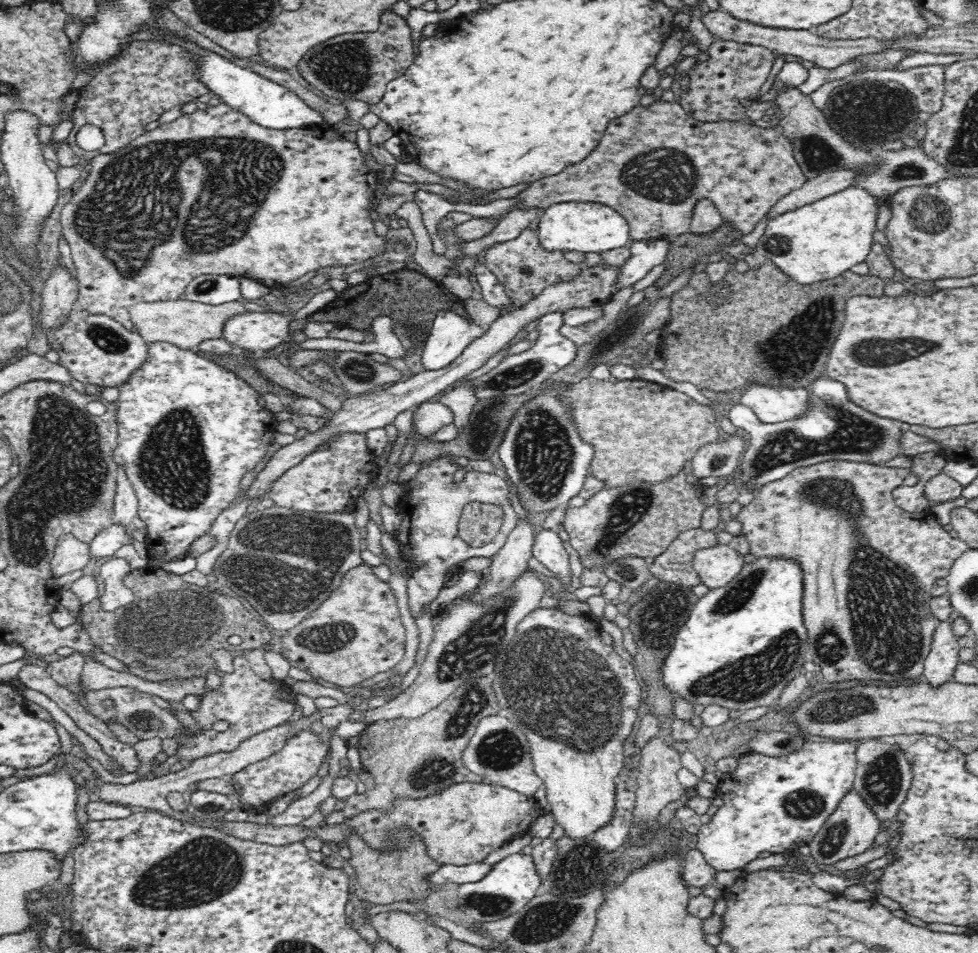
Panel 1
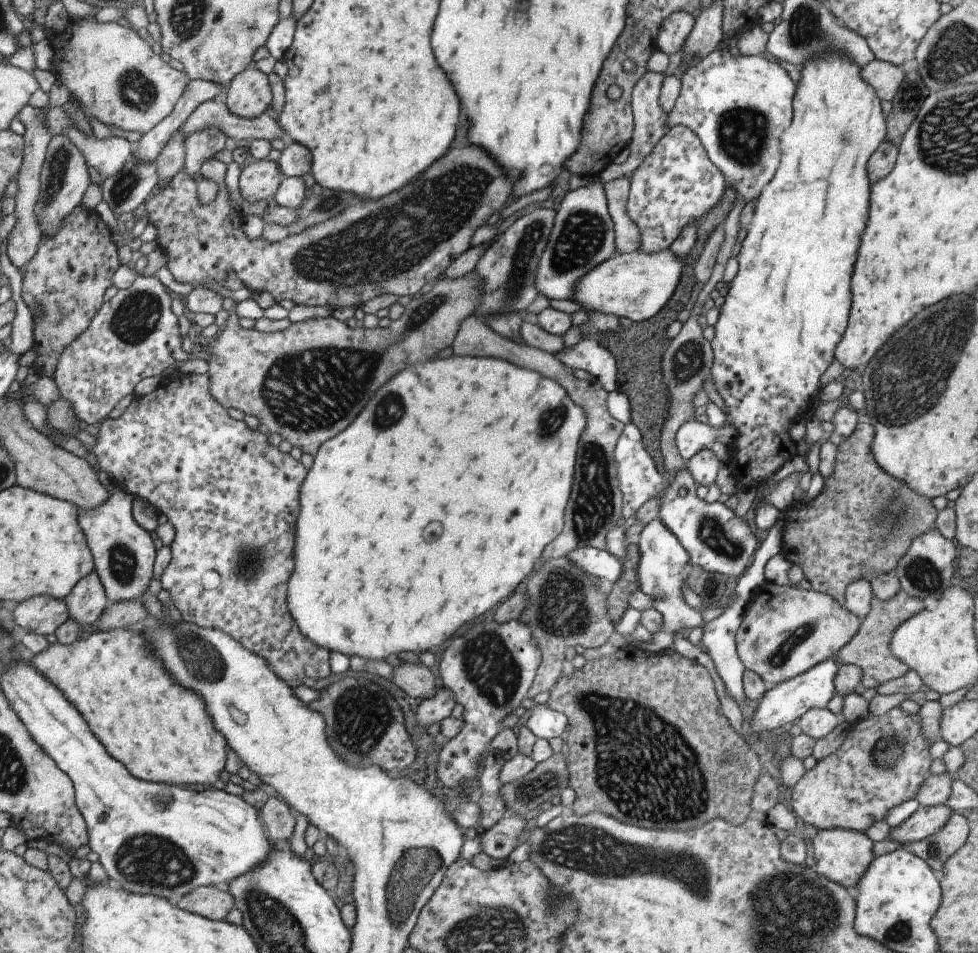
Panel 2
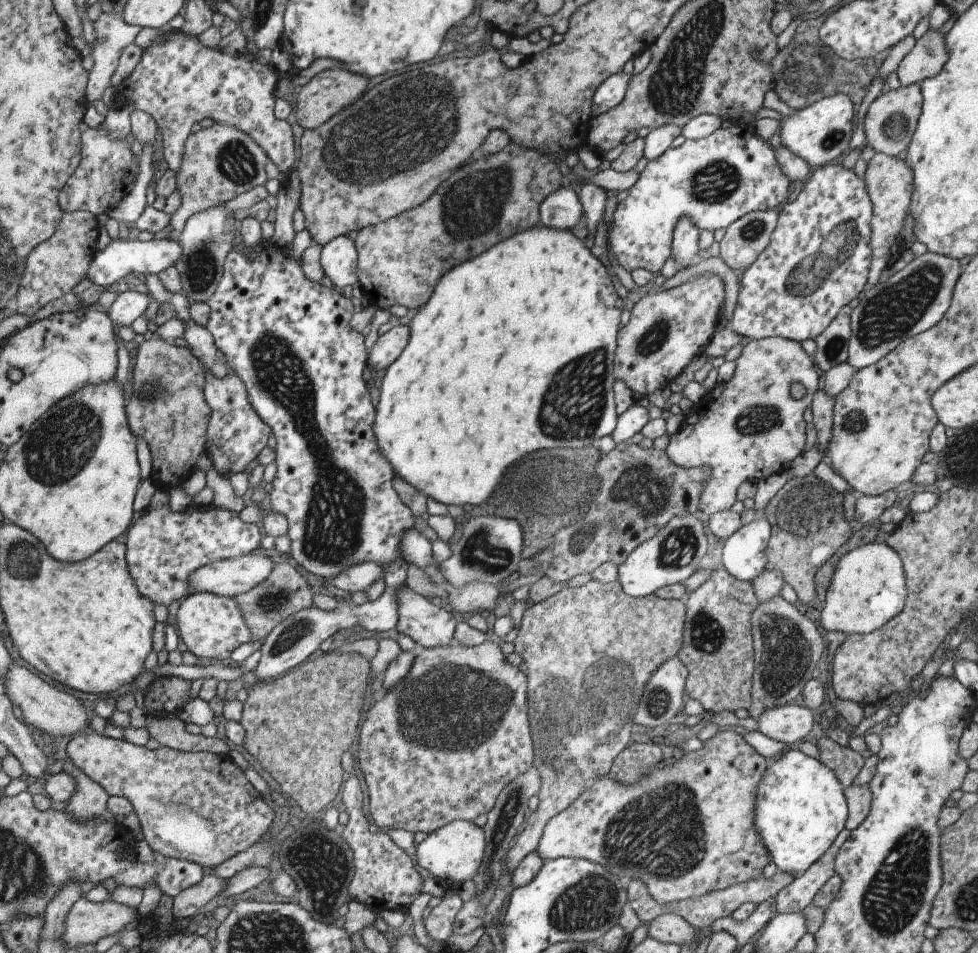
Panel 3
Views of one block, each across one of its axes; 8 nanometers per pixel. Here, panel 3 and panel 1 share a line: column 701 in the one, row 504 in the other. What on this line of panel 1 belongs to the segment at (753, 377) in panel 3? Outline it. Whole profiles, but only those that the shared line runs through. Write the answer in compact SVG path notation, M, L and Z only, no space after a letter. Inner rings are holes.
M440 456L428 462L420 462L421 468L410 479L410 490L403 494L396 511L402 522L394 532L400 541L400 554L403 559L415 562L417 568L408 574L408 607L415 620L424 614L423 608L430 604L445 587L446 574L461 572L459 565L469 558L491 558L506 544L508 535L514 530L517 514L508 500L508 484L500 476L492 473L467 471L460 482L454 481L454 472L462 466L454 462L454 456ZM472 501L492 503L502 506L504 520L497 536L488 544L469 545L458 532L458 522L466 504Z

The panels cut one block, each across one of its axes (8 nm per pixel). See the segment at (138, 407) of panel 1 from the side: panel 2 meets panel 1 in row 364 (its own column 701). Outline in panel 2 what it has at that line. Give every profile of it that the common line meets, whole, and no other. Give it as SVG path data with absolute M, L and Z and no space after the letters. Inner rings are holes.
M684 125L673 126L654 145L650 154L642 161L631 178L629 199L626 212L630 220L638 227L641 243L638 252L659 253L665 251L676 240L682 230L693 223L698 224L721 200L726 189L725 178L717 166L710 160L706 147L698 138L698 135Z

